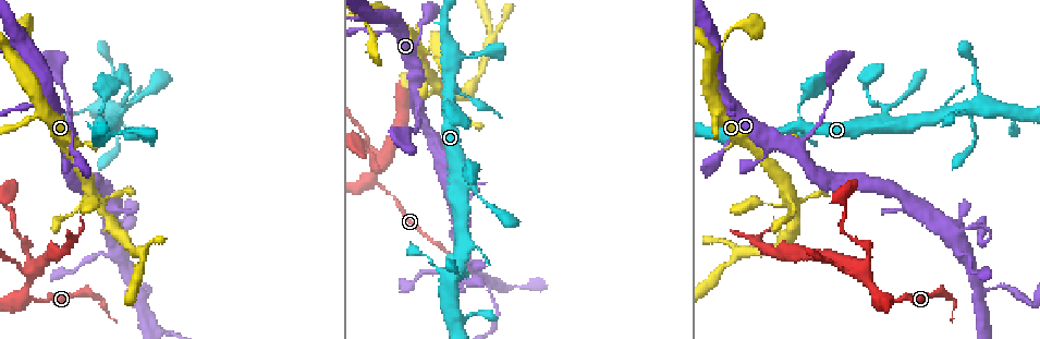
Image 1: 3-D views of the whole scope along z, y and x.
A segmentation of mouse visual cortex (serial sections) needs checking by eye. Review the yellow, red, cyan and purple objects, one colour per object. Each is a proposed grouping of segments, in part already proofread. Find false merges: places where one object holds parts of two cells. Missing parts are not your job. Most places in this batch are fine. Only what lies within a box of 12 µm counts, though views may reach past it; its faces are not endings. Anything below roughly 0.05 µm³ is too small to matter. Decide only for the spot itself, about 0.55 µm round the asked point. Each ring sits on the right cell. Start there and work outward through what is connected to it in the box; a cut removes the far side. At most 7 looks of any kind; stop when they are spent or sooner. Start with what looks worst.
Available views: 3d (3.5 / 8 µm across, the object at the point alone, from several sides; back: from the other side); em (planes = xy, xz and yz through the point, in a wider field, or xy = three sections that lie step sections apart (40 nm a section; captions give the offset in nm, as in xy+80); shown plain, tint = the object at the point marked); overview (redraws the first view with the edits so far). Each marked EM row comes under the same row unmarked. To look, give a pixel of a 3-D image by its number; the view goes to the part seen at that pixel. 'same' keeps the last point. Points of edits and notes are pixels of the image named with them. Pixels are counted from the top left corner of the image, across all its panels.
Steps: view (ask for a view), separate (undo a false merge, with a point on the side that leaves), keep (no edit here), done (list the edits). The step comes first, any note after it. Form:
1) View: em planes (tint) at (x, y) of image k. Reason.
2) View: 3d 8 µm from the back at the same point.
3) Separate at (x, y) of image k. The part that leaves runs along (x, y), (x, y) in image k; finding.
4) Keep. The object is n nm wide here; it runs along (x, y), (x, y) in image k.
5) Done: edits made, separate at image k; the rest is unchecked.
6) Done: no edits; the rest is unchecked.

View: 3d 3.5 µm at (469, 285) of image 1. Sharp bend.

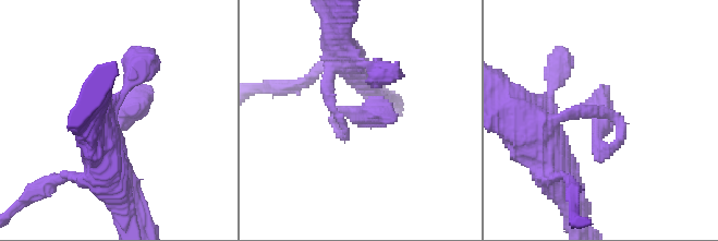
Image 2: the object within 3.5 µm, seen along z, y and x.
View: em xy step 3 (tint) at (348, 116) of image 2.

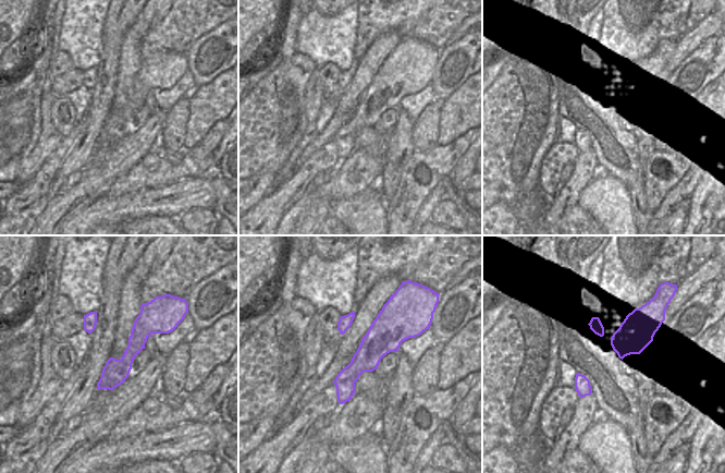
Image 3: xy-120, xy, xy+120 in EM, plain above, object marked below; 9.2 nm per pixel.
Keep. The object is 280 nm wide here; it runs along (394, 312), (341, 400) in image 3; continuous, no second cell.

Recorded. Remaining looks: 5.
View: 3d 3.5 µm at (489, 284) of image 1. Three-way junction.

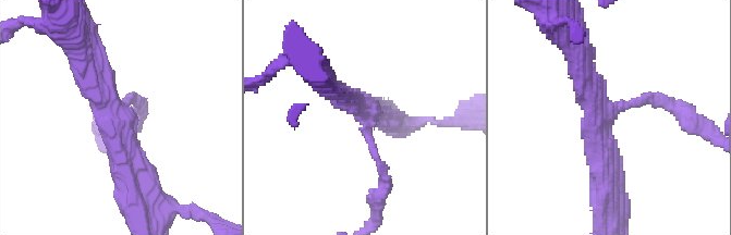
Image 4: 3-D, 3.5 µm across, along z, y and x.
View: em planes (tint) at (115, 110) of image 4. 3 arms meet here; the arms are 150, 300, 350 nm wide.

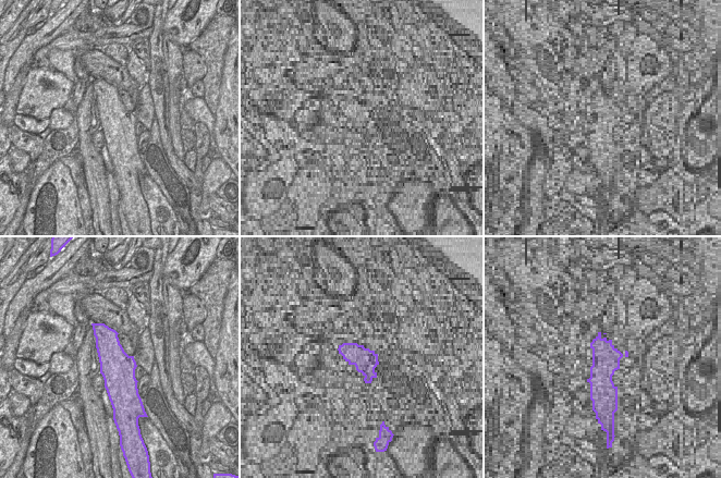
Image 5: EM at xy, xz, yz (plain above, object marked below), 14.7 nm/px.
Keep. It runs along (81, 53), (144, 177) in image 4; all the same cell.

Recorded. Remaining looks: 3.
View: 3d 3.5 µm at (862, 269) of image 1. Narrows sharply.

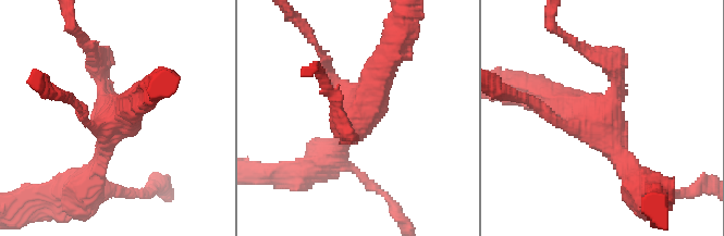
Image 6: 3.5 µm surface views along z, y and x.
View: em planes (tint) at (597, 121) of image 6. 4 arms meet here; the arms are 150, 200, 250, 400 nm wide; now the EM.

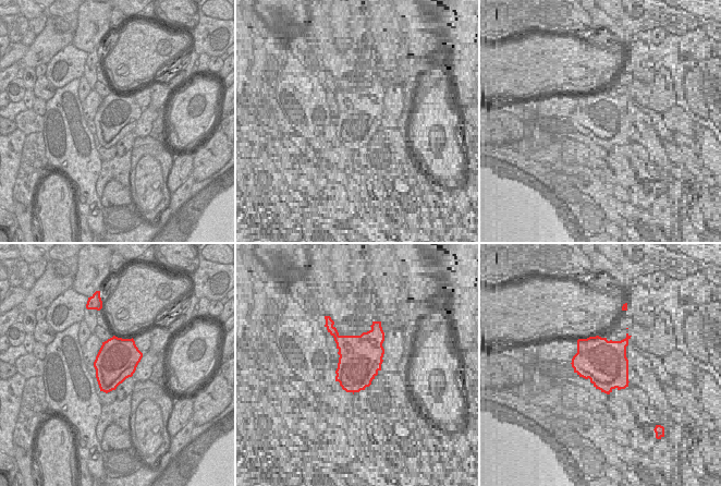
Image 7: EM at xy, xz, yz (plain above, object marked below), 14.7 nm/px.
Keep. It runs along (635, 179), (592, 115), (542, 96) in image 6; continuous, no second cell.

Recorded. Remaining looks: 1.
Done: no edits; the rest is unchecked.

